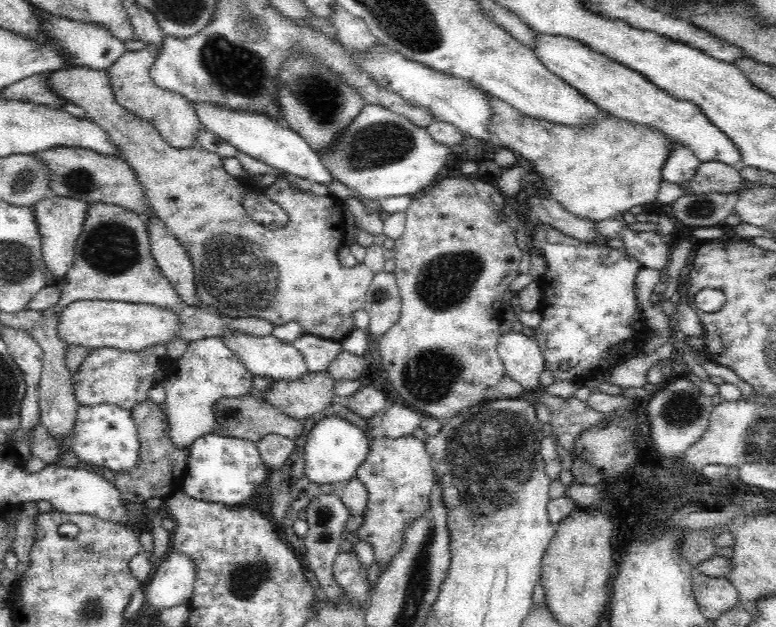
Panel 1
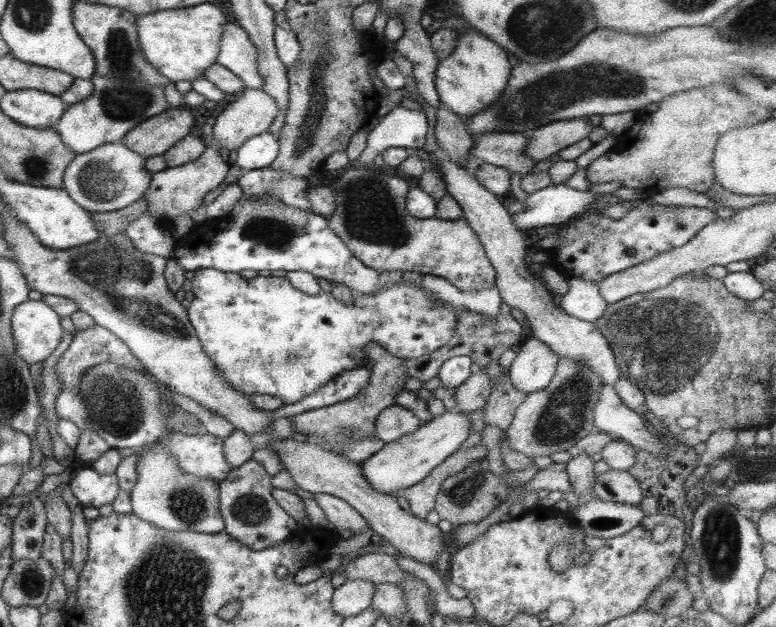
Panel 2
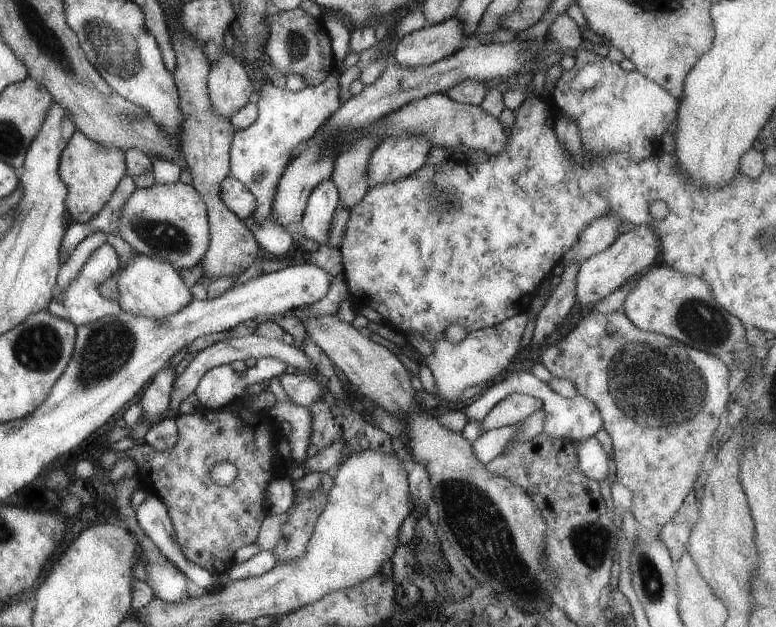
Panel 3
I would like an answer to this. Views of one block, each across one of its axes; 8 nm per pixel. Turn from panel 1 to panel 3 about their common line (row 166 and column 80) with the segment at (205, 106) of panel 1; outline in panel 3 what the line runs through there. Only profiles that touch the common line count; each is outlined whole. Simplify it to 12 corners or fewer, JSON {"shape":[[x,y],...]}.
{"shape":[[103,243],[46,311],[75,326],[122,310],[98,286],[120,270]]}

